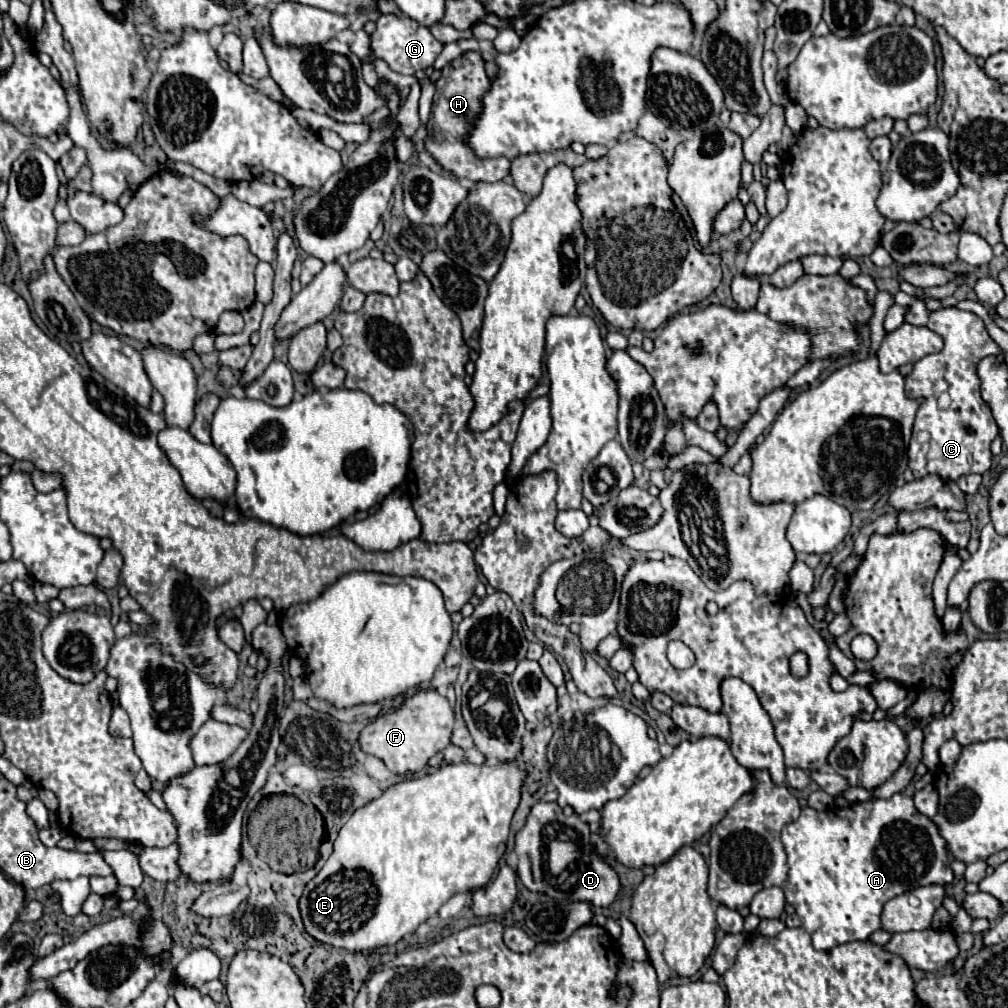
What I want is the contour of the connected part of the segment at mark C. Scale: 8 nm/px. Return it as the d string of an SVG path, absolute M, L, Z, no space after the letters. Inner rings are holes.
M939 308L929 312L929 328L941 334L945 346L941 352L929 354L919 360L913 372L905 378L905 392L909 398L925 398L919 406L909 444L909 468L917 480L925 474L937 474L943 480L957 482L967 474L985 474L991 470L991 442L999 434L999 426L991 414L991 408L979 394L979 378L975 366L985 356L997 356L1003 360L1001 348L991 340L983 320L973 312L959 308ZM947 392L951 402L945 410L939 408L941 394Z

